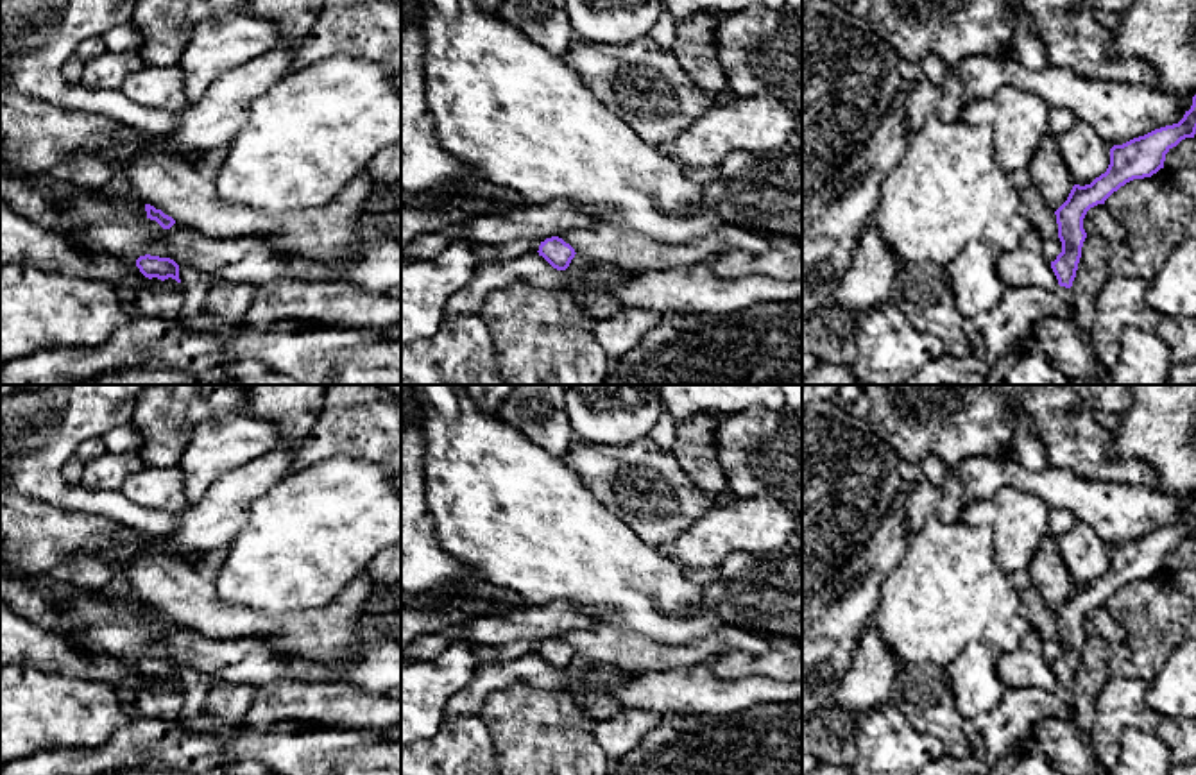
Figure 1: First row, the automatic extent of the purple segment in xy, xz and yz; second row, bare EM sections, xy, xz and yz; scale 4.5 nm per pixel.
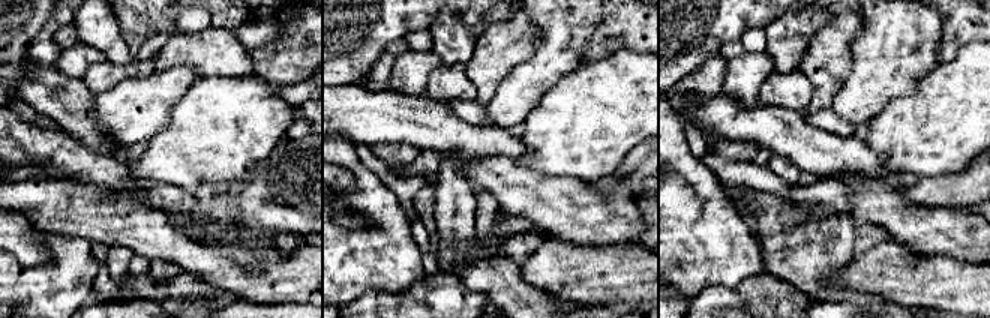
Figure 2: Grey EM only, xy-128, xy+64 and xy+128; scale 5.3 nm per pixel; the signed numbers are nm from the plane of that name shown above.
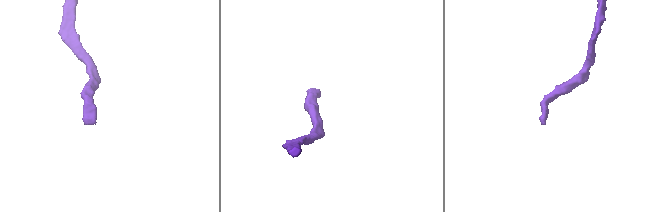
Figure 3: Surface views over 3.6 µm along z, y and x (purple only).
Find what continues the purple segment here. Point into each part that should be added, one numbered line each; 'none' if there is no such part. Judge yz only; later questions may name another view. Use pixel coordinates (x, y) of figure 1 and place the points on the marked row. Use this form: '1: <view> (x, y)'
1: yz (1014, 317)

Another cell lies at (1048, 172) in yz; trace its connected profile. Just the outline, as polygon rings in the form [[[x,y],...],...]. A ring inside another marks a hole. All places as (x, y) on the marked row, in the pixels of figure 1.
[[[1051,132],[1042,138],[1028,170],[1031,184],[1040,192],[1044,202],[1056,211],[1067,200],[1074,183]]]

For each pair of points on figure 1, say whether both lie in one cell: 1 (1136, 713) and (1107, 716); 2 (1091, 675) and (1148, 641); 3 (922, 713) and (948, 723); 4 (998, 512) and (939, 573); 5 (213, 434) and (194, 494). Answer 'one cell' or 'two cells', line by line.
1: one cell
2: one cell
3: one cell
4: two cells
5: one cell

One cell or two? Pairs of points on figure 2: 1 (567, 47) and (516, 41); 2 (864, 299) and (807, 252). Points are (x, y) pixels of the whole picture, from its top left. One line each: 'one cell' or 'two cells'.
1: two cells
2: one cell

